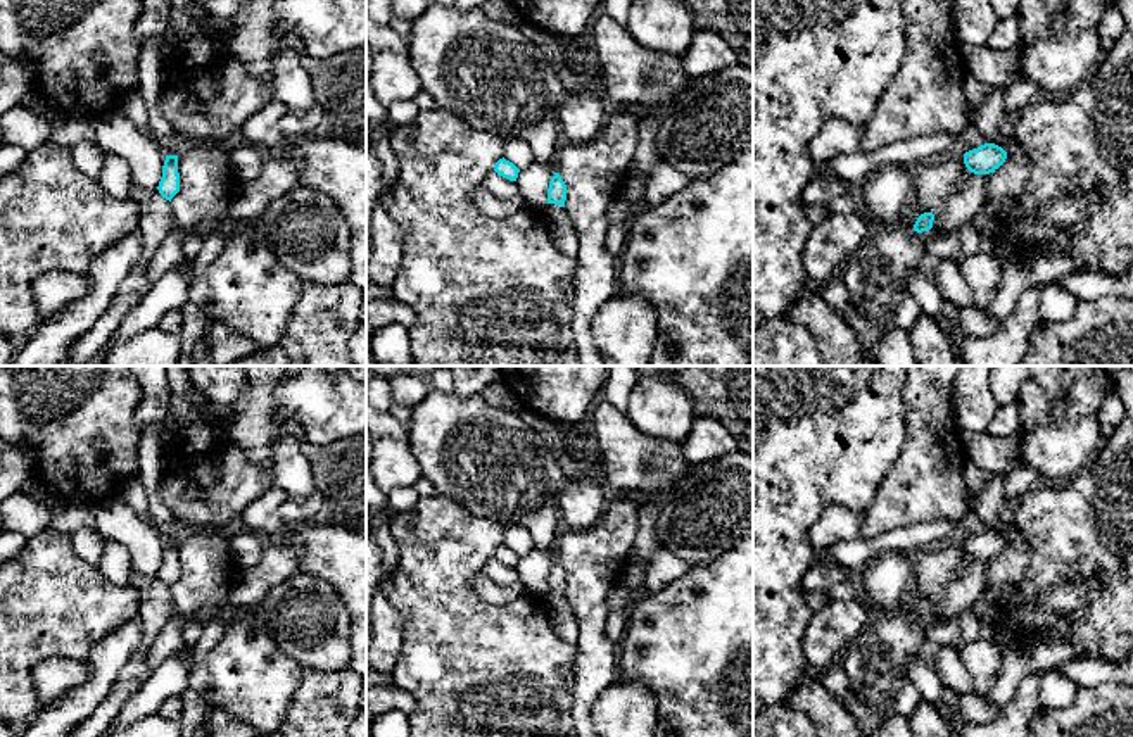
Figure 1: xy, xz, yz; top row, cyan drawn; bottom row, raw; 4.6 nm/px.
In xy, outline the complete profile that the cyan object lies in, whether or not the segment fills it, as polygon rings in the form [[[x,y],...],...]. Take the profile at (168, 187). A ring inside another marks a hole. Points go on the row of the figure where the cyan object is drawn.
[[[166,155],[157,190],[169,202],[180,192],[178,155]]]

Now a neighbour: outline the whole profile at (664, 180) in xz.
[[[670,164],[653,167],[644,178],[644,205],[655,207],[689,185],[691,180]]]

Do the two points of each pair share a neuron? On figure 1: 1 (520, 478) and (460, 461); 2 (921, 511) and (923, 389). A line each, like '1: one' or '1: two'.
1: one
2: one

